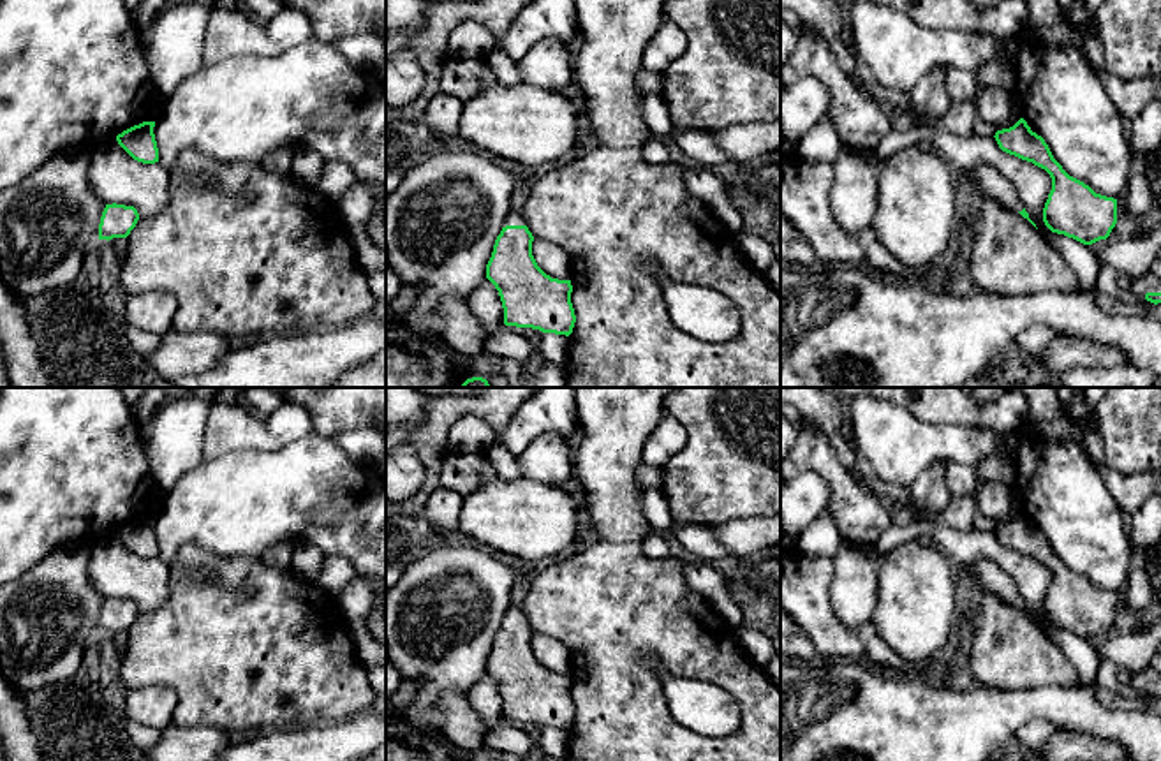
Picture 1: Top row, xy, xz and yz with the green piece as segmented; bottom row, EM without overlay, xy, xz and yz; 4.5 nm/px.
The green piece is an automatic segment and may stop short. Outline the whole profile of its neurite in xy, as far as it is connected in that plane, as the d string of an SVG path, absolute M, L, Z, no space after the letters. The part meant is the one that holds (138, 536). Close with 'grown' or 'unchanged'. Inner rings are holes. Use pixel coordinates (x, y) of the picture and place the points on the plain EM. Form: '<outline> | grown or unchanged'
M143 516L116 530L118 539L137 557L159 557L159 543L153 528L155 516Z | unchanged

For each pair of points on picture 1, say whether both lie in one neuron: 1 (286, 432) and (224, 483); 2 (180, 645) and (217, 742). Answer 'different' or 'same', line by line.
1: different
2: different

